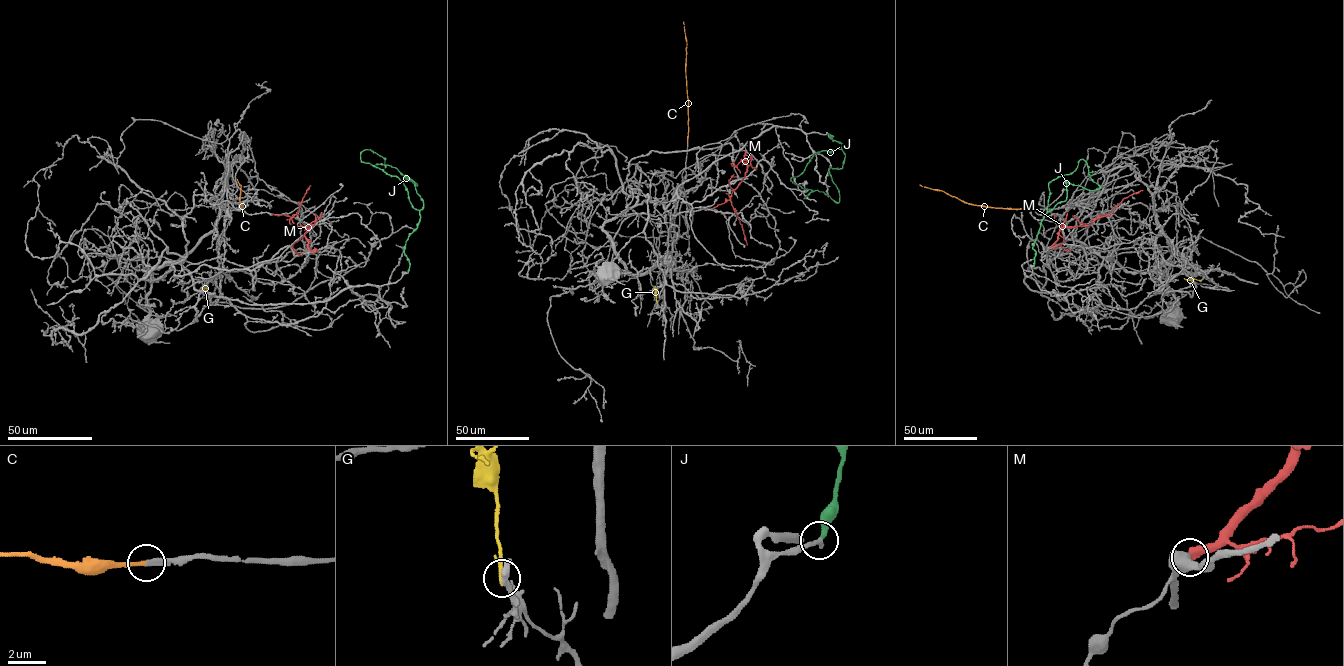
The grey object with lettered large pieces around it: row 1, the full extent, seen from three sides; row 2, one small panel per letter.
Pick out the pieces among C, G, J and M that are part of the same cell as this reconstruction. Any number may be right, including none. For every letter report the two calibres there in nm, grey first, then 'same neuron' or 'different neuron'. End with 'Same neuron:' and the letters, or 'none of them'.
C: calibres 240 and 220 nm; same neuron
G: calibres 440 and 240 nm; different neuron
J: calibres 240 and 260 nm; same neuron
M: calibres 480 and 440 nm; different neuron
Same neuron: C, J

